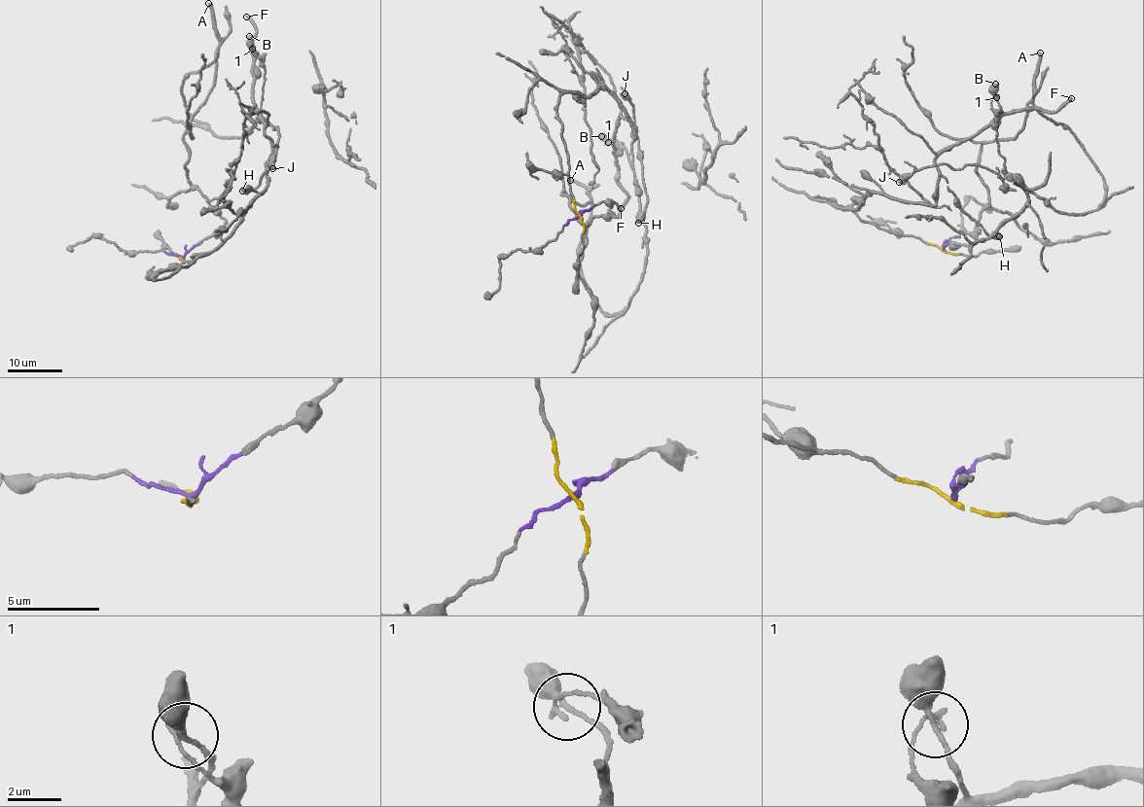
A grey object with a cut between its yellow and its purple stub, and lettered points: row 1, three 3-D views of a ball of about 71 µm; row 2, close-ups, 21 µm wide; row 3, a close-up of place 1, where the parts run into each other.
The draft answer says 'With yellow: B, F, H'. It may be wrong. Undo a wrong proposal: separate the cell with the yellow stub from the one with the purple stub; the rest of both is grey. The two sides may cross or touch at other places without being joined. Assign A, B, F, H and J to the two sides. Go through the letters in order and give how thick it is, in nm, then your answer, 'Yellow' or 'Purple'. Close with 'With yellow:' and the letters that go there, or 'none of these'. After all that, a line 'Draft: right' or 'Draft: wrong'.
A: Thickness 400 nm. Purple
B: Thickness 650 nm. Yellow
F: Thickness 280 nm. Yellow
H: Thickness 600 nm. Yellow
J: Thickness 600 nm. Purple
With yellow: B, F, H
Draft: right

